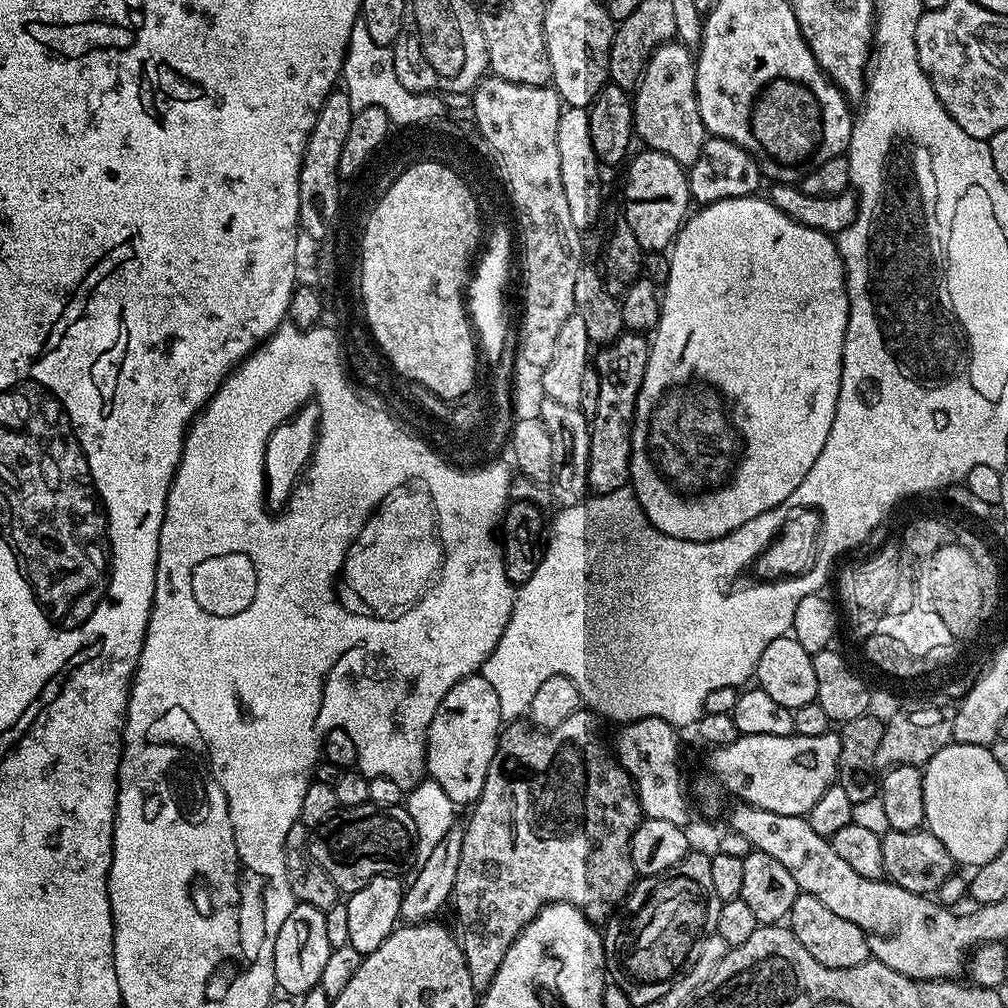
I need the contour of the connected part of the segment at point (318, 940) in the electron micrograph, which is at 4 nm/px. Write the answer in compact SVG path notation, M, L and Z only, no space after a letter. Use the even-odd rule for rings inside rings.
M299 902L286 914L278 938L274 938L274 974L276 987L281 993L299 998L319 985L326 958L330 958L332 947L326 938L326 918L321 909Z

